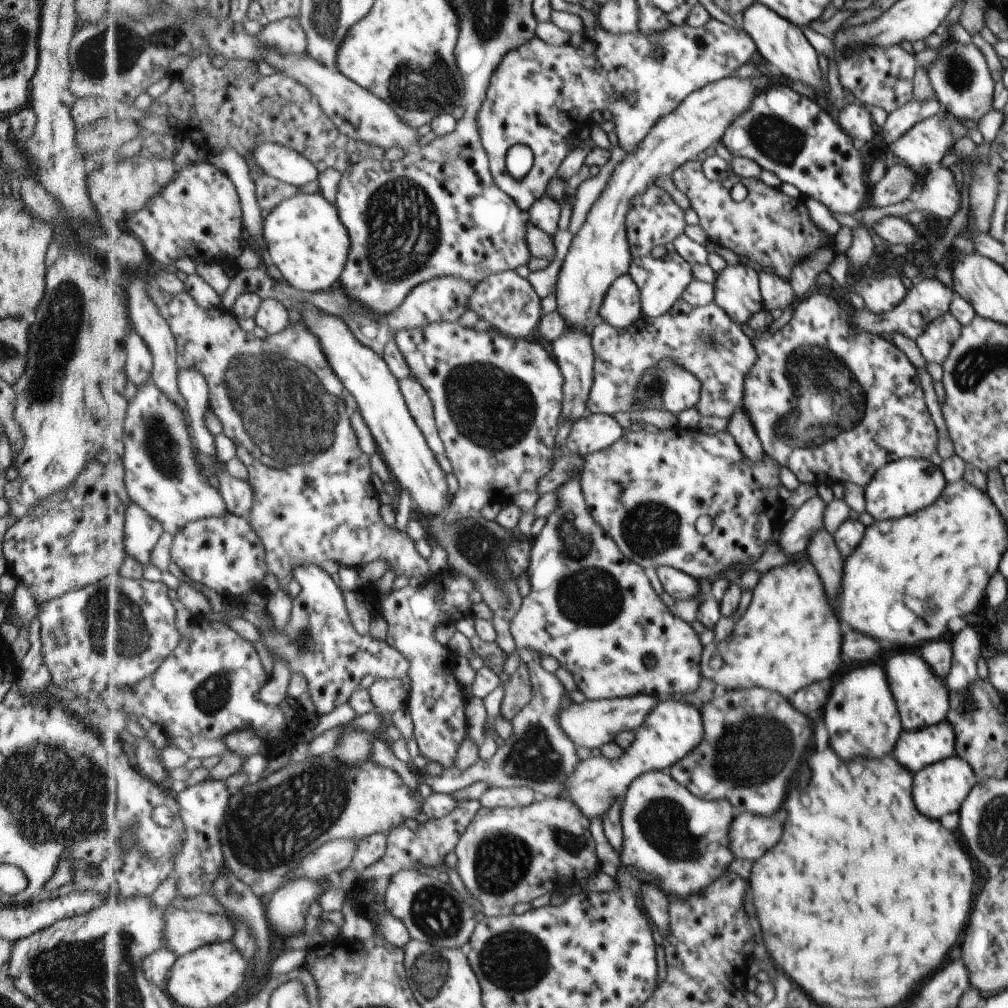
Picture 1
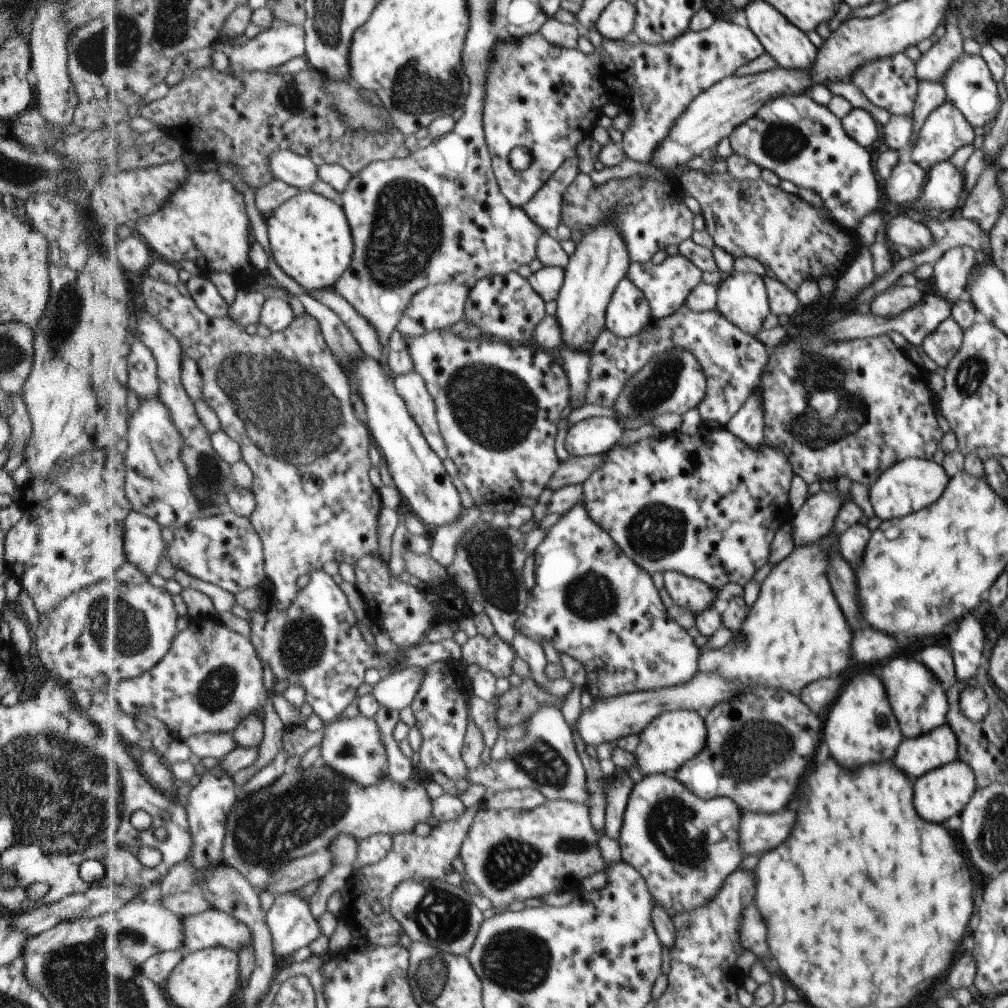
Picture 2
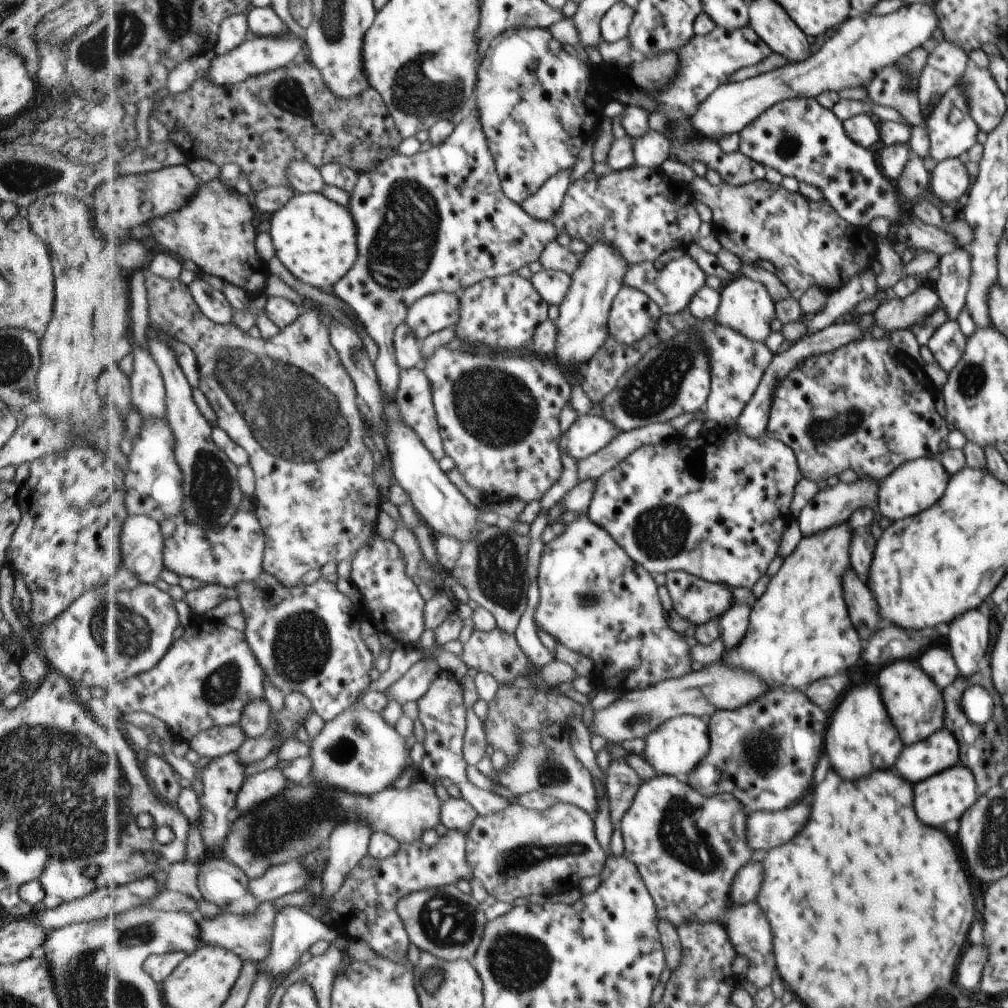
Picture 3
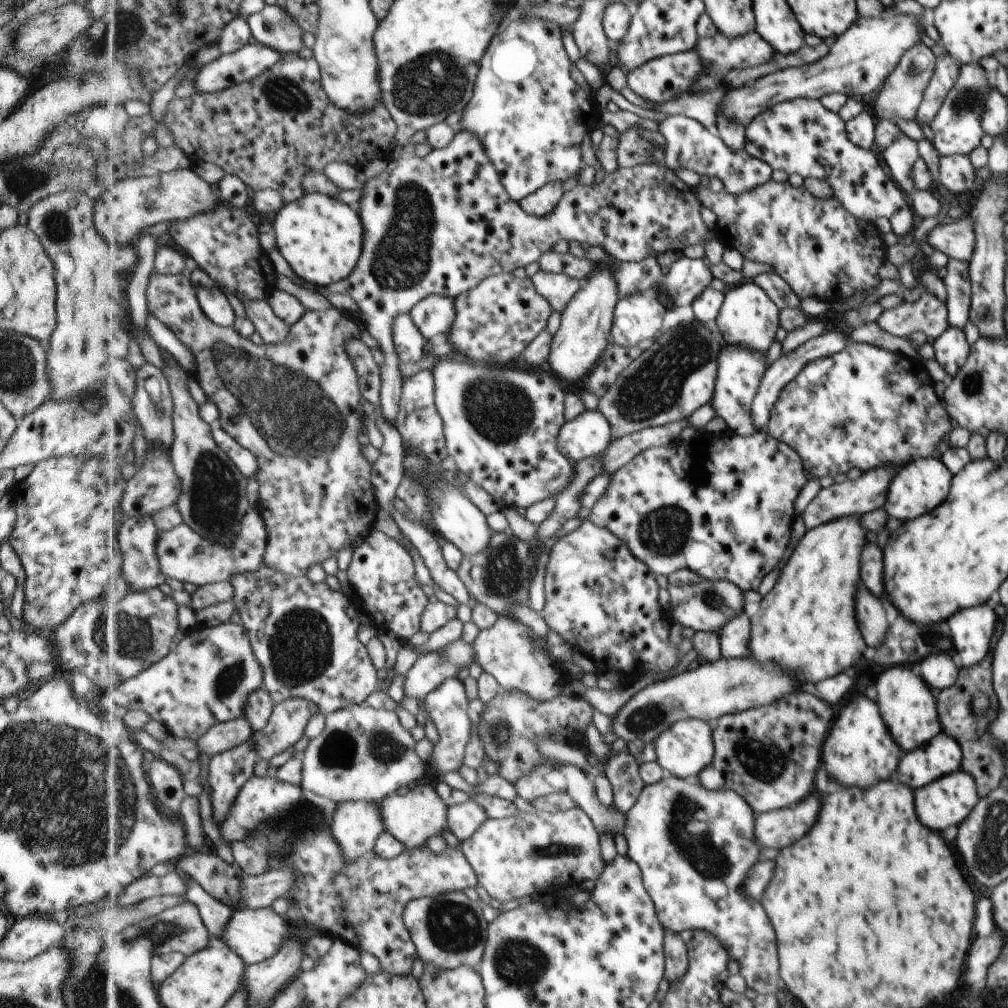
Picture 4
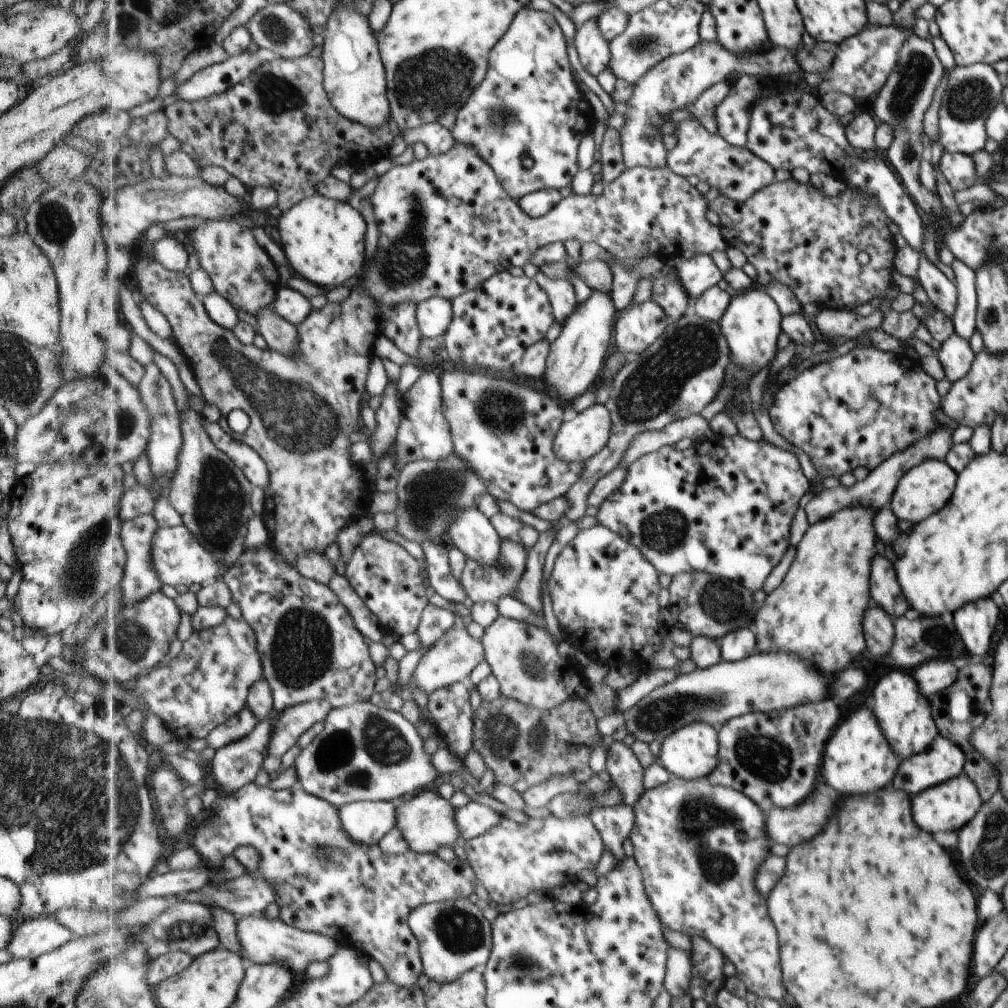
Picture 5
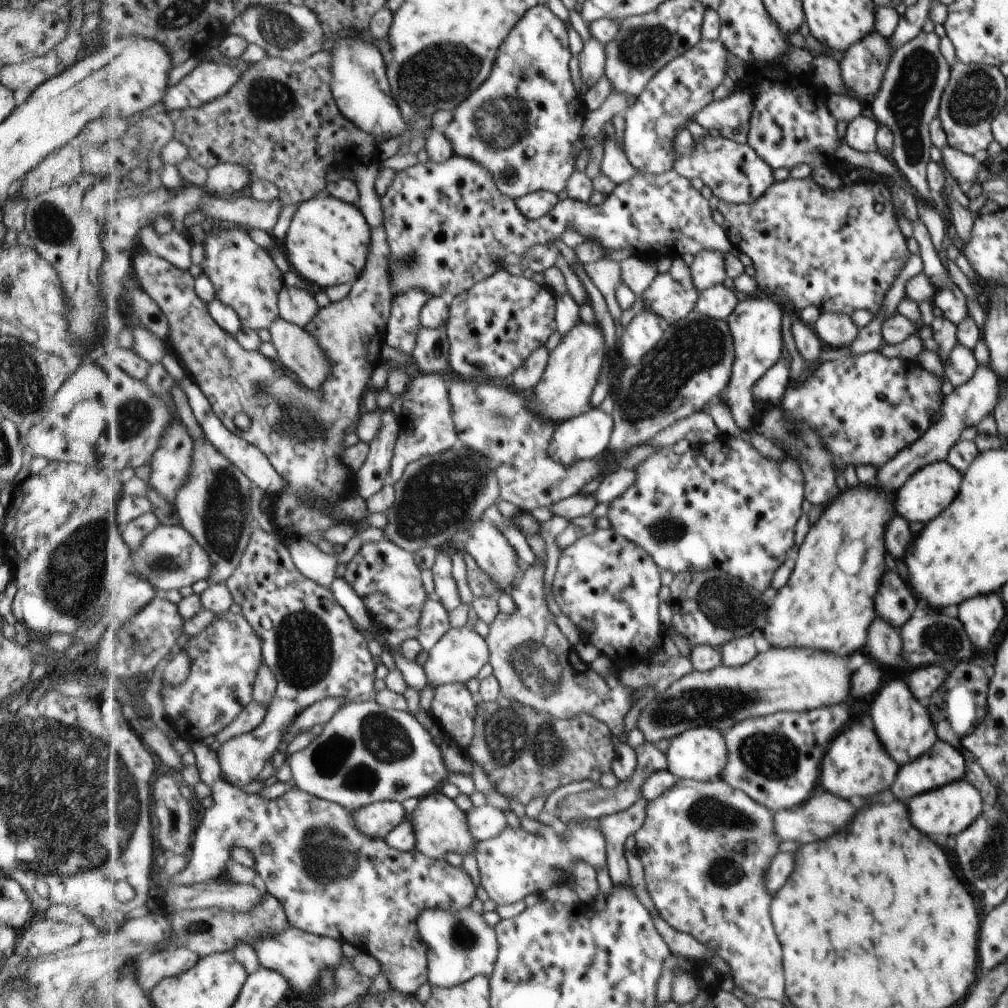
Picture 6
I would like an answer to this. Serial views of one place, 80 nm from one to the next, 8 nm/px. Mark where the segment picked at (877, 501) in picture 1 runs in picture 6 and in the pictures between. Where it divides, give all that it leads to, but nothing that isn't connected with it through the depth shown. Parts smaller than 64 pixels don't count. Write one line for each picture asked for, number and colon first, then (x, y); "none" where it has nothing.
2: (913, 483)
3: (913, 486)
4: (918, 486)
5: (924, 488)
6: (932, 488)

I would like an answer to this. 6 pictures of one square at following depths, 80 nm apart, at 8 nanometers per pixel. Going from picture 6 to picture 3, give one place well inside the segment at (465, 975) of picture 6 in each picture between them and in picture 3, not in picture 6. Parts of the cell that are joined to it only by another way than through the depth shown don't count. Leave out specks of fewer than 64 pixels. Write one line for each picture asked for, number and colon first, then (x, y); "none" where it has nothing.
3: (446, 922)
4: (450, 930)
5: (456, 937)

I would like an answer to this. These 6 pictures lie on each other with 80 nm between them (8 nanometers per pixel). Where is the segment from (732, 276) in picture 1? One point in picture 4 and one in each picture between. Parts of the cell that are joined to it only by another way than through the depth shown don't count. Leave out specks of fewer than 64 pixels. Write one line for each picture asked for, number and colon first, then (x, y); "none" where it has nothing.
2: (743, 298)
3: (746, 306)
4: (748, 318)

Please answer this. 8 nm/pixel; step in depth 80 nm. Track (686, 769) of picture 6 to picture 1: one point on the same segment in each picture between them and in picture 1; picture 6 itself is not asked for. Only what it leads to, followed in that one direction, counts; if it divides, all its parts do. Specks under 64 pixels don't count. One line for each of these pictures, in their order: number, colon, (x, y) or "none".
1: (674, 728)
2: (674, 738)
3: (679, 745)
4: (687, 748)
5: (693, 752)

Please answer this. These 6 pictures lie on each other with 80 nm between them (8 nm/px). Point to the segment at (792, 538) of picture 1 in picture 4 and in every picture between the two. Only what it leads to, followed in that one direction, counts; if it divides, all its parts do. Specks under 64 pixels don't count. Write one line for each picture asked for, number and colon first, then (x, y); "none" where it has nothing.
2: (815, 518)
3: (833, 505)
4: (867, 492)

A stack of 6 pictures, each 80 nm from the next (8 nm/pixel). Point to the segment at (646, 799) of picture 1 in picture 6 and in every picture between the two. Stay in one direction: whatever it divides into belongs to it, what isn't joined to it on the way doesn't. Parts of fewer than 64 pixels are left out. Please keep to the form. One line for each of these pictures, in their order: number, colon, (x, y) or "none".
2: (685, 847)
3: (681, 840)
4: (696, 846)
5: (699, 845)
6: (706, 848)

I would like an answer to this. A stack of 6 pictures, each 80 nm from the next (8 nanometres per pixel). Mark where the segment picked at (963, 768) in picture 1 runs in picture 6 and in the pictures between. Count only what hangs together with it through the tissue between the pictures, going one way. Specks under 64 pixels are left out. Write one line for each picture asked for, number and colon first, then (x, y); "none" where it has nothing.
2: (942, 792)
3: (946, 796)
4: (945, 802)
5: (949, 805)
6: (948, 810)

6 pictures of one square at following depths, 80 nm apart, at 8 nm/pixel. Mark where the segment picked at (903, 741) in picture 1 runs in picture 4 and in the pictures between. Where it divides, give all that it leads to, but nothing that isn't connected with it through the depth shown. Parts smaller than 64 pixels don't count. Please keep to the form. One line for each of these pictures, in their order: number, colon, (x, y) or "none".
2: (917, 756)
3: (917, 762)
4: (941, 756)

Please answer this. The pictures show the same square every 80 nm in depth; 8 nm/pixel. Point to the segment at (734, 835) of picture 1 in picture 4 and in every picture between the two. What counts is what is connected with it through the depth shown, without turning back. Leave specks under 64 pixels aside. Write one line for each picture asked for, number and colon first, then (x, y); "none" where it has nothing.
2: (759, 833)
3: (768, 829)
4: (775, 829)

